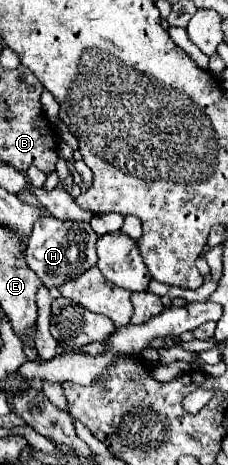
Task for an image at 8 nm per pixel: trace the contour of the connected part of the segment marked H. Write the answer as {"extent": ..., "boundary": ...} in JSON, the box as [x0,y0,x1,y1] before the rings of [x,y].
{"extent":[26,215,98,287],"boundary":[[[44,215],[38,225],[34,225],[34,233],[26,243],[26,261],[28,267],[42,279],[46,287],[60,287],[62,283],[78,277],[96,265],[96,239],[98,235],[92,231],[90,223],[82,221],[60,221],[52,215]]]}

